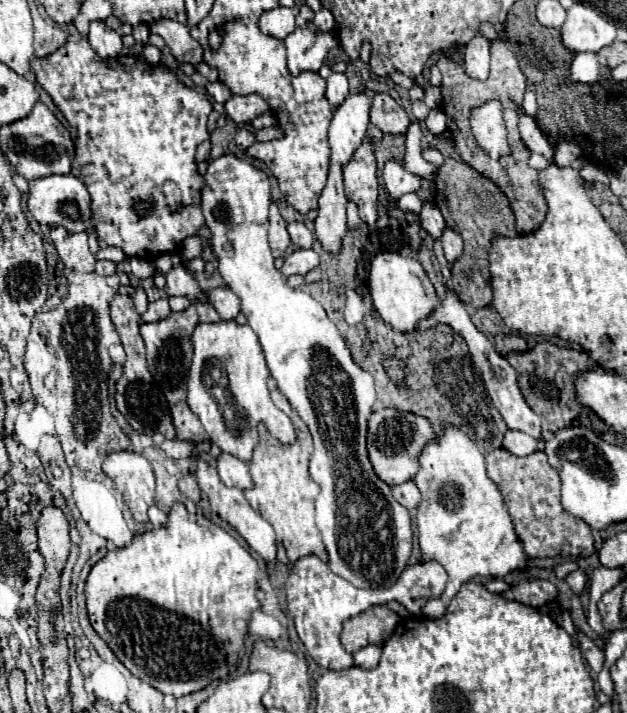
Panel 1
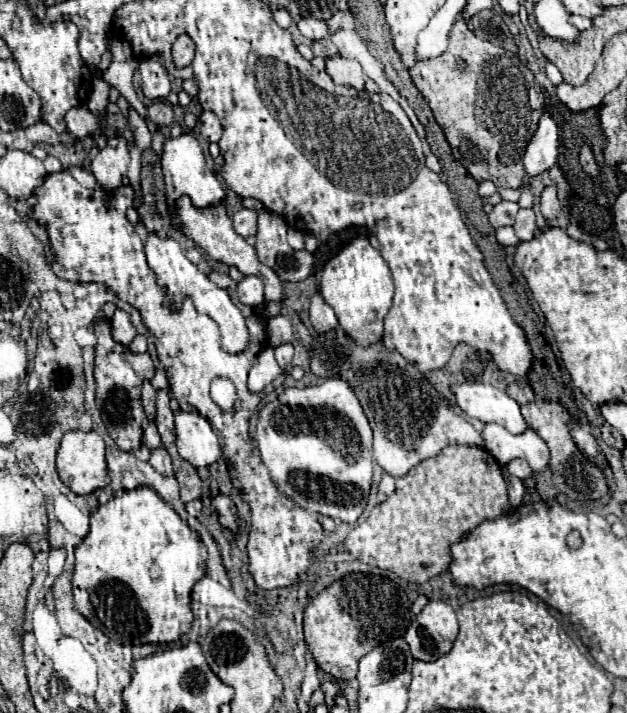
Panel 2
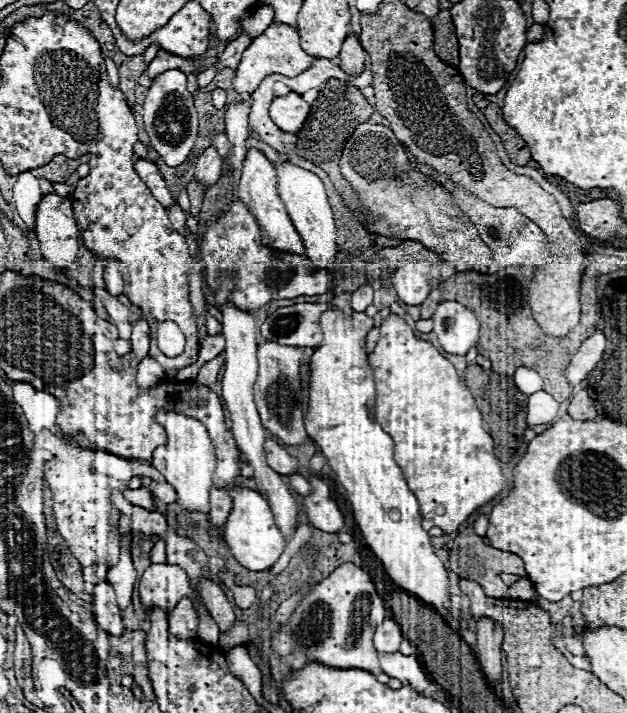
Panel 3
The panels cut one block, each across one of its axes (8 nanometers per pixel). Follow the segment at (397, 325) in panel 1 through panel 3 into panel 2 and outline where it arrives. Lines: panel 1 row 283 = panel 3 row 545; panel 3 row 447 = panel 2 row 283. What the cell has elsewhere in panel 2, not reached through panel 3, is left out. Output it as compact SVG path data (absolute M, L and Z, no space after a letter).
M354 238L340 254L324 264L318 276L318 292L328 306L334 308L340 328L362 348L382 338L382 322L392 306L394 282L382 254L370 246L368 238Z

